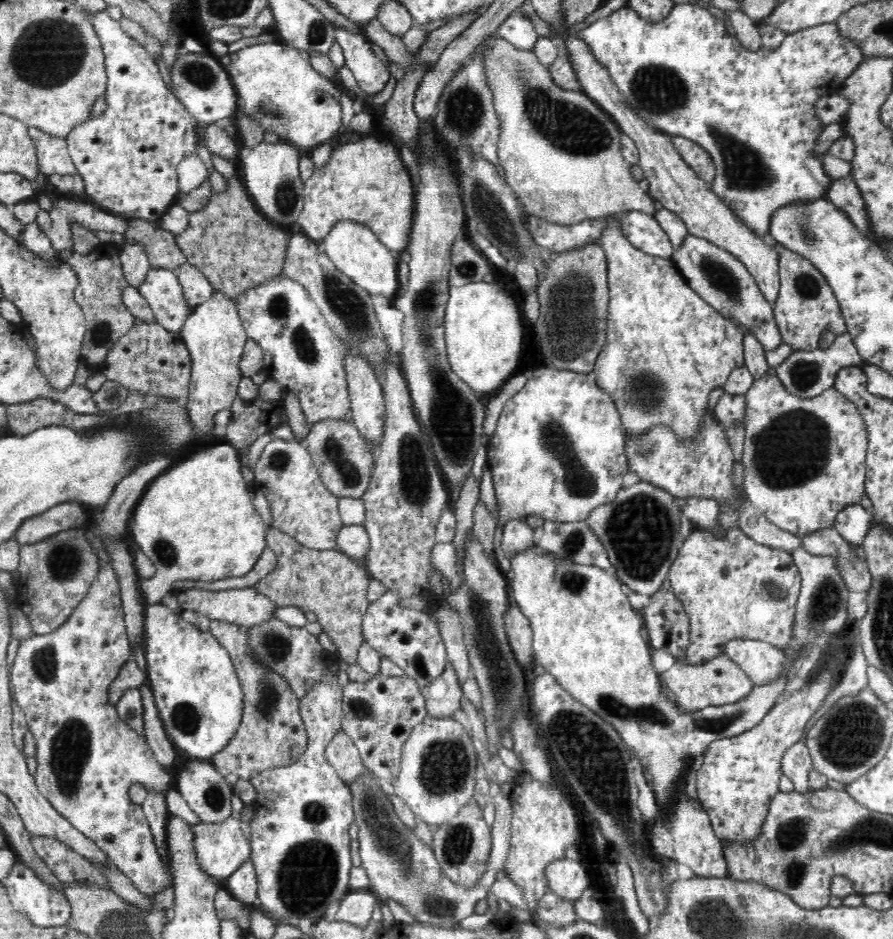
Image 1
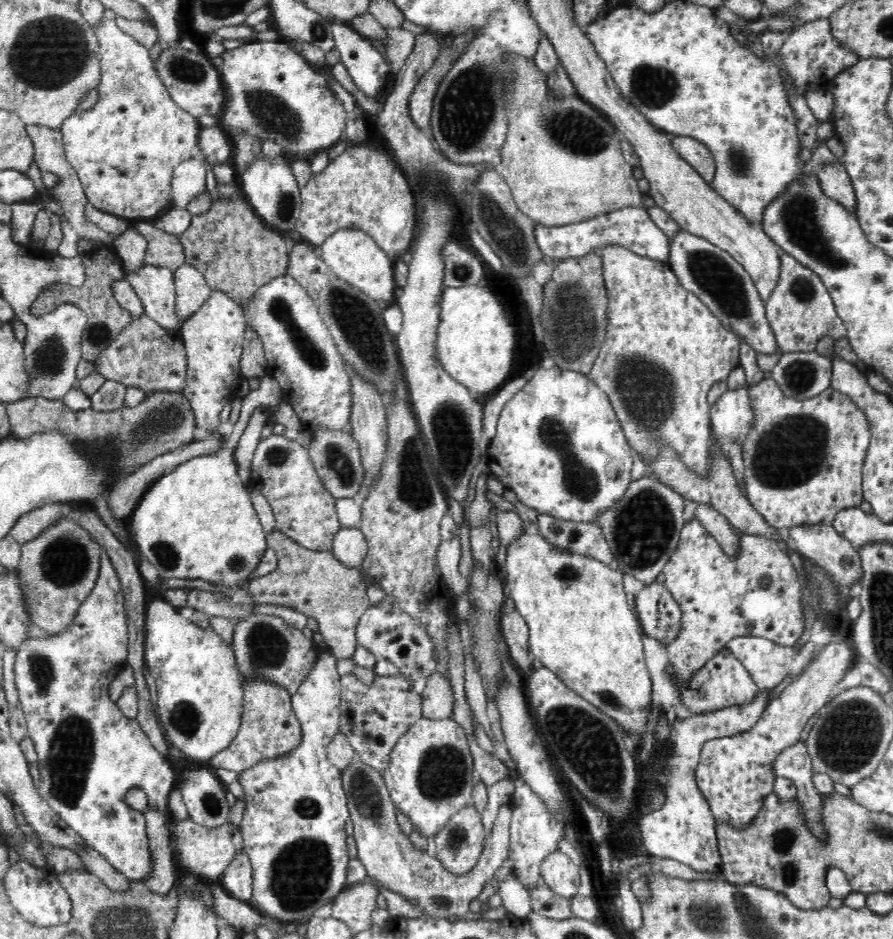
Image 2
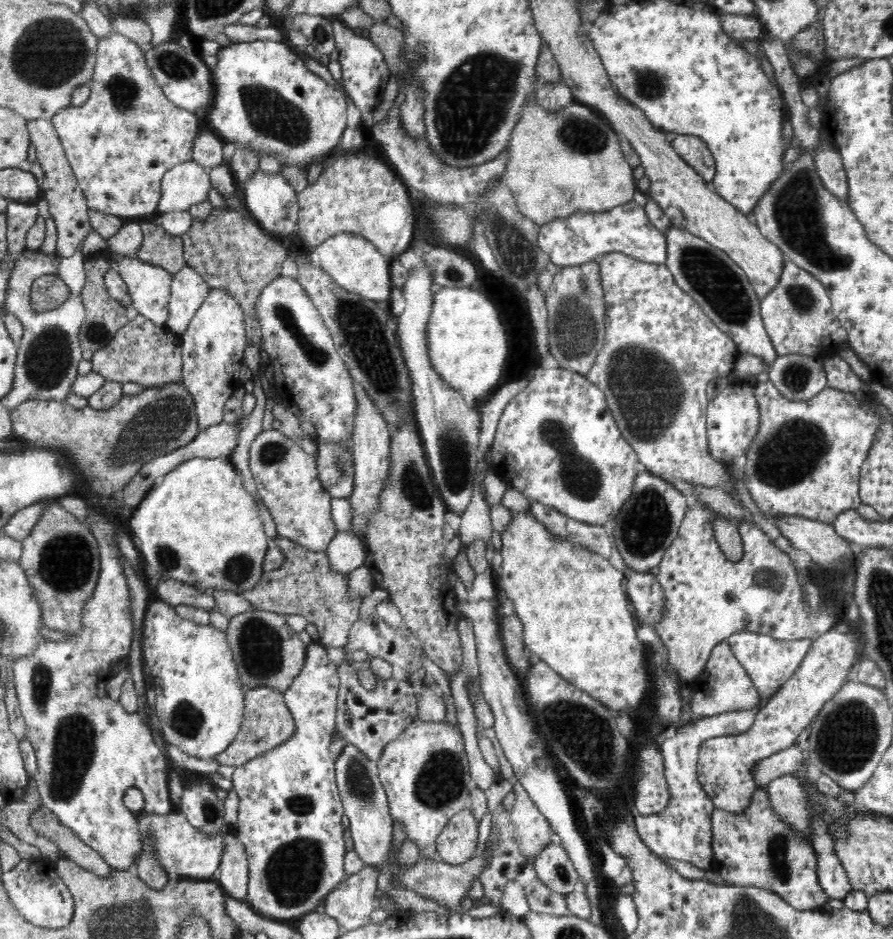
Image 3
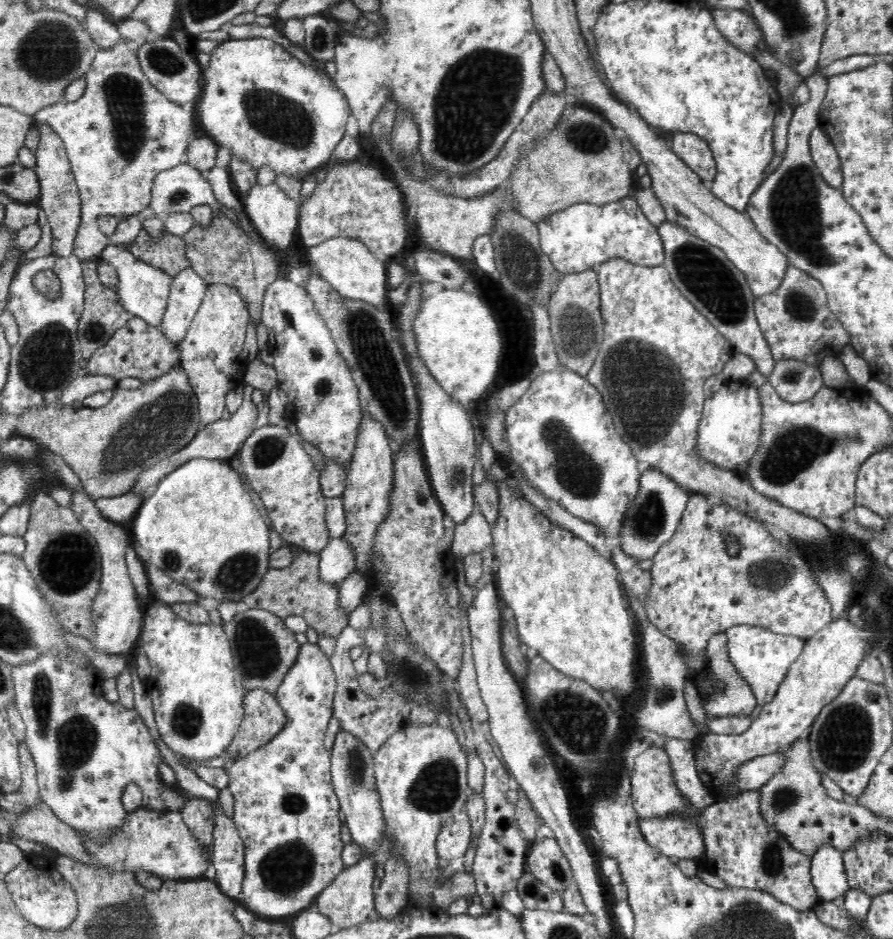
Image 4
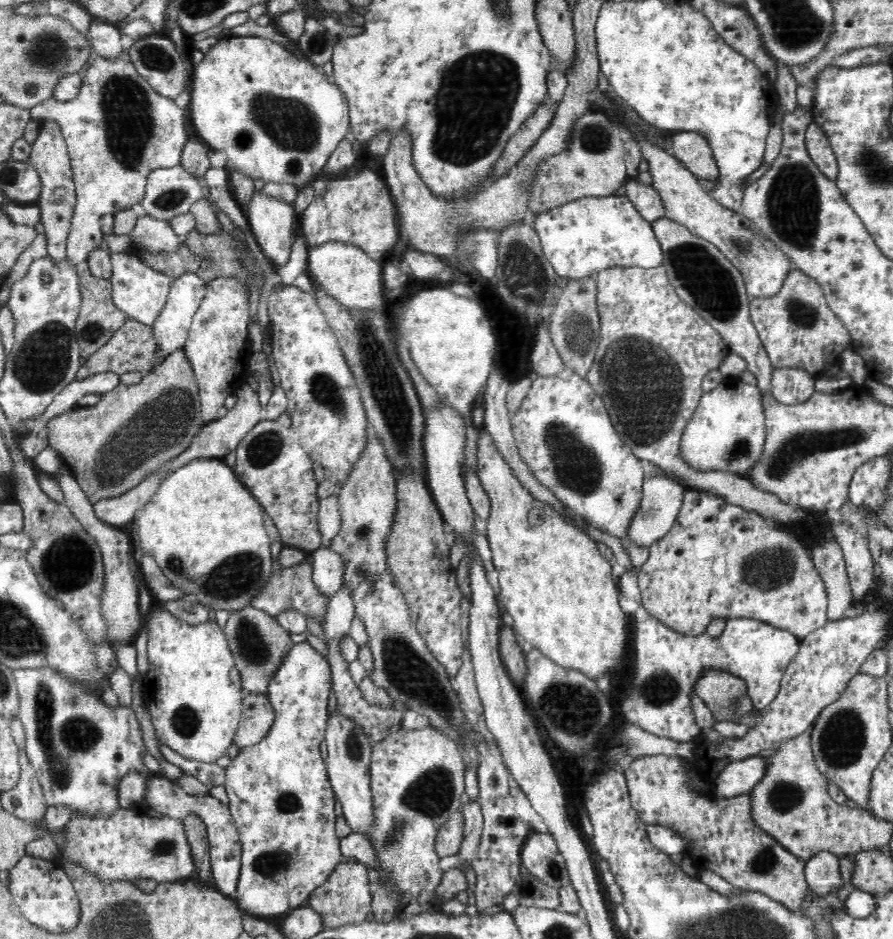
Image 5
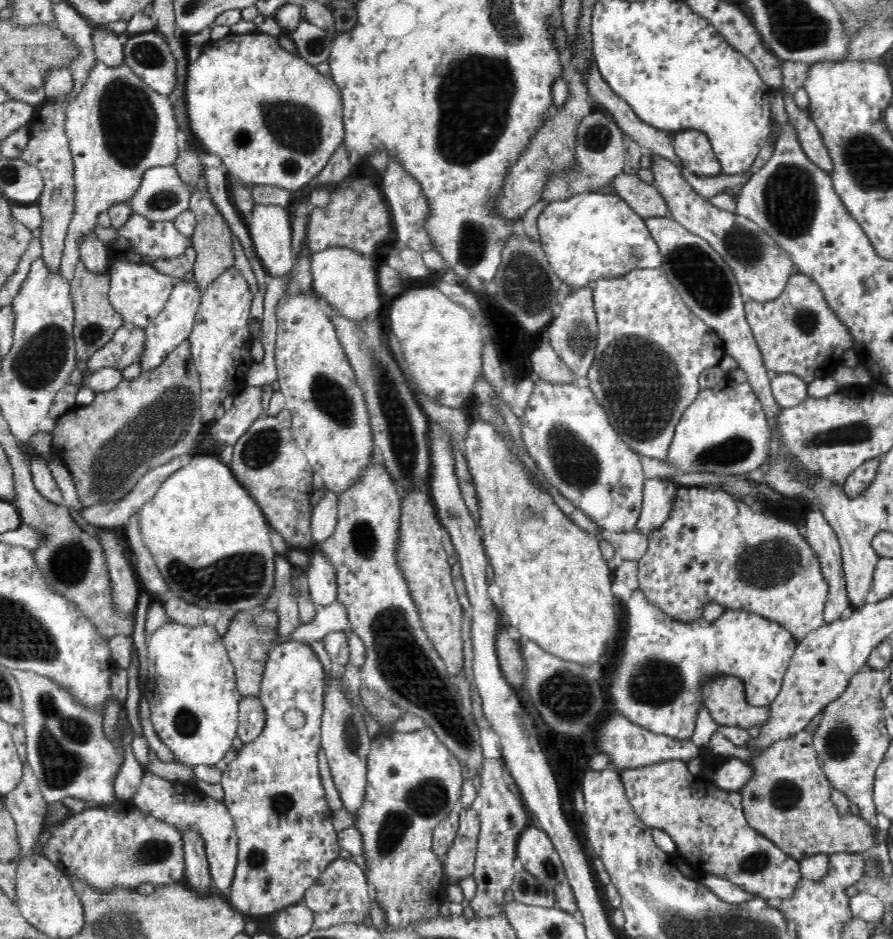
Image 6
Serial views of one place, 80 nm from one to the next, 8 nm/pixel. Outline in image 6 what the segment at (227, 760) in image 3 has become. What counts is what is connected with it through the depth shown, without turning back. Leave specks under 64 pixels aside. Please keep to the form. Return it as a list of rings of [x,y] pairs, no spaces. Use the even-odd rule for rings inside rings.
[[[244,696],[239,705],[237,736],[243,743],[252,742],[264,728],[266,711],[257,696]]]

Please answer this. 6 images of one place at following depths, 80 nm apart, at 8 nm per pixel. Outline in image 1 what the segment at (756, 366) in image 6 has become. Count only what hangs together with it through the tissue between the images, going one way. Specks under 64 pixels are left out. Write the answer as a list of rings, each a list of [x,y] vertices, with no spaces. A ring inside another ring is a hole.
[[[686,236],[682,244],[671,254],[686,284],[724,318],[736,322],[744,334],[757,336],[766,351],[780,346],[781,336],[774,320],[773,304],[764,299],[755,278],[743,262],[727,250],[704,238]]]

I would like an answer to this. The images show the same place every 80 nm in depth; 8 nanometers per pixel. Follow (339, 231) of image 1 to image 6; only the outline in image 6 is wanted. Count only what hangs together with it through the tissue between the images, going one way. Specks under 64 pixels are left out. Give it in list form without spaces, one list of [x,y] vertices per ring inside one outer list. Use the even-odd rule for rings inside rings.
[[[328,246],[326,250],[311,252],[312,292],[326,309],[336,309],[348,320],[376,319],[382,314],[382,300],[374,257],[362,255],[348,247]]]

